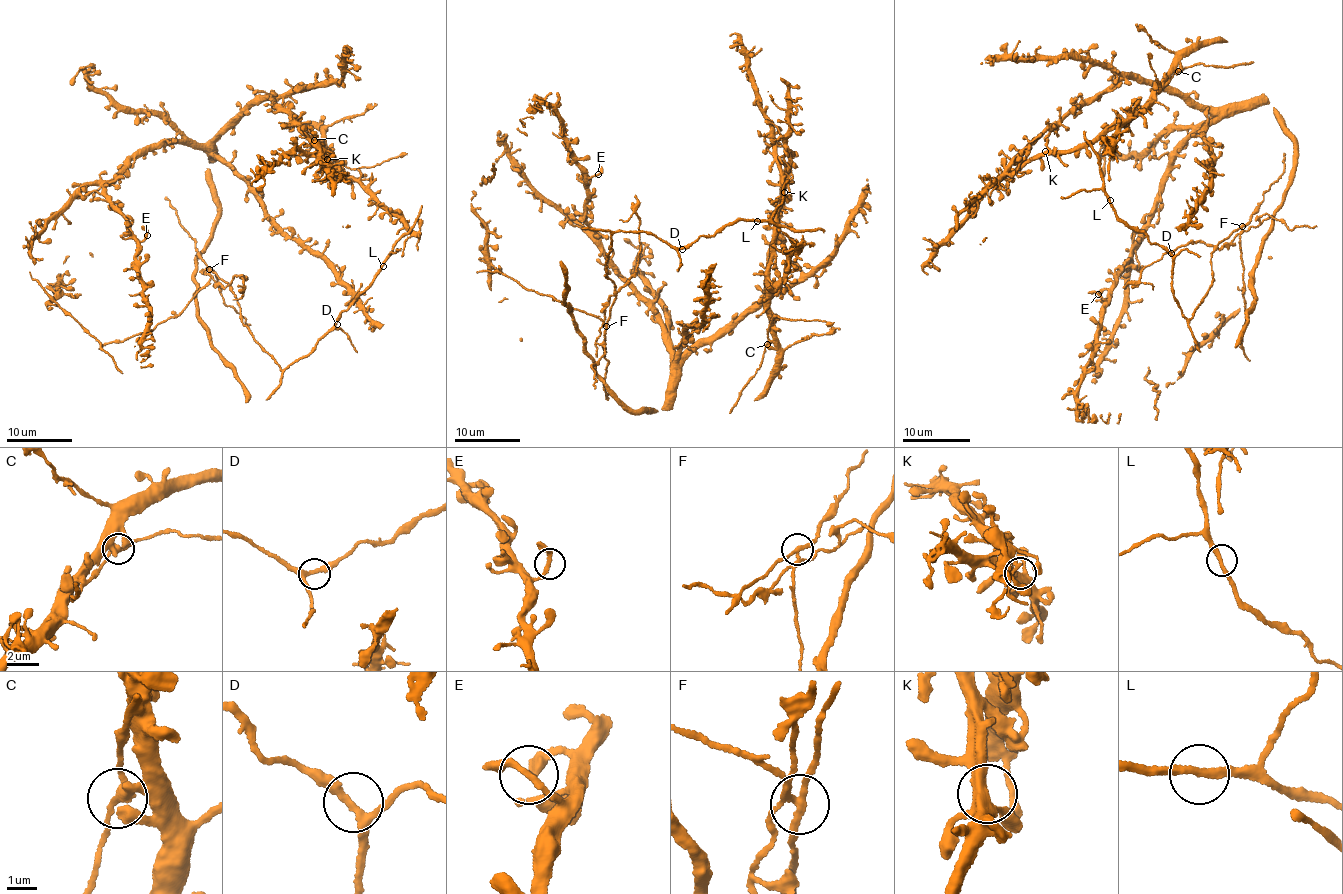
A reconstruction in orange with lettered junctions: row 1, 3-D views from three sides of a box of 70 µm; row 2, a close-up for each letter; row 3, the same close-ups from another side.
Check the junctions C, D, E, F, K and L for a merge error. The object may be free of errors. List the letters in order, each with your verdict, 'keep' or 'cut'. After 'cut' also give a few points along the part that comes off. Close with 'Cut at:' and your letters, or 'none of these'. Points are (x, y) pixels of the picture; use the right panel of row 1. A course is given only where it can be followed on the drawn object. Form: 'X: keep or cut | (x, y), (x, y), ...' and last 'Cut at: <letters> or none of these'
C: keep
D: keep
E: keep
F: cut | (1242, 225), (1242, 233), (1220, 247), (1192, 241), (1141, 270), (1140, 280), (1150, 284), (1153, 290)
K: keep
L: keep
Cut at: F

